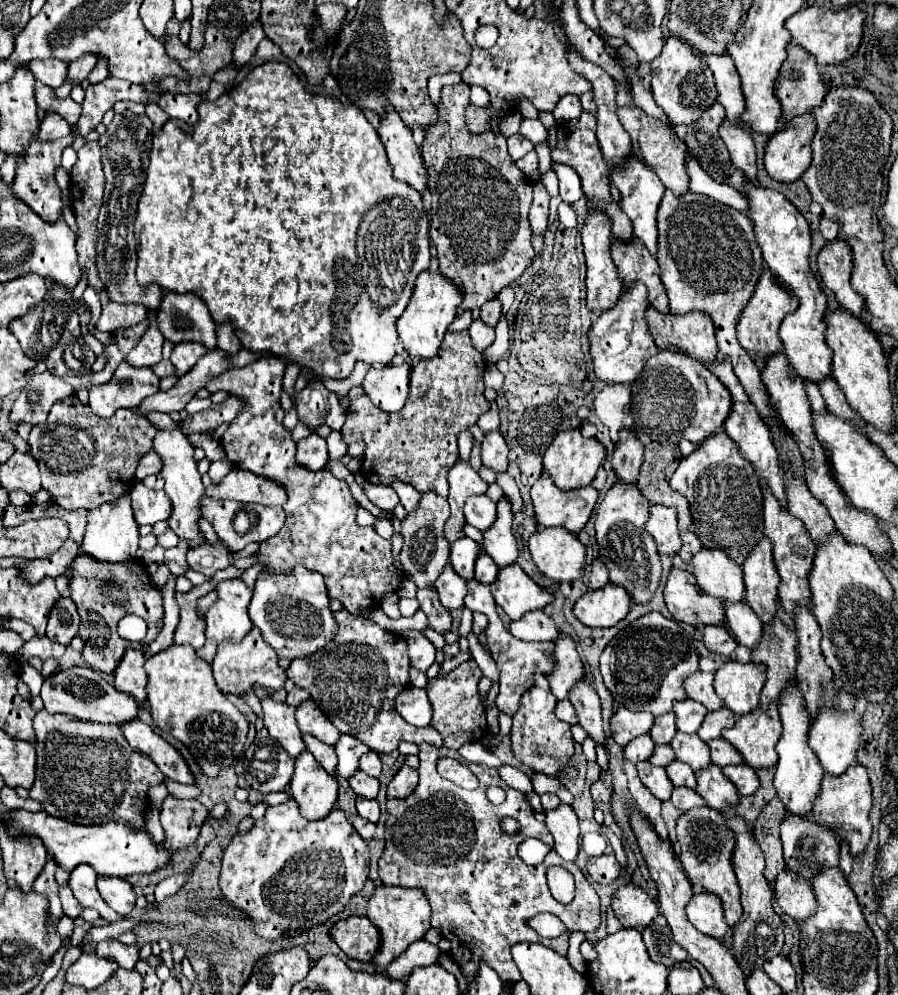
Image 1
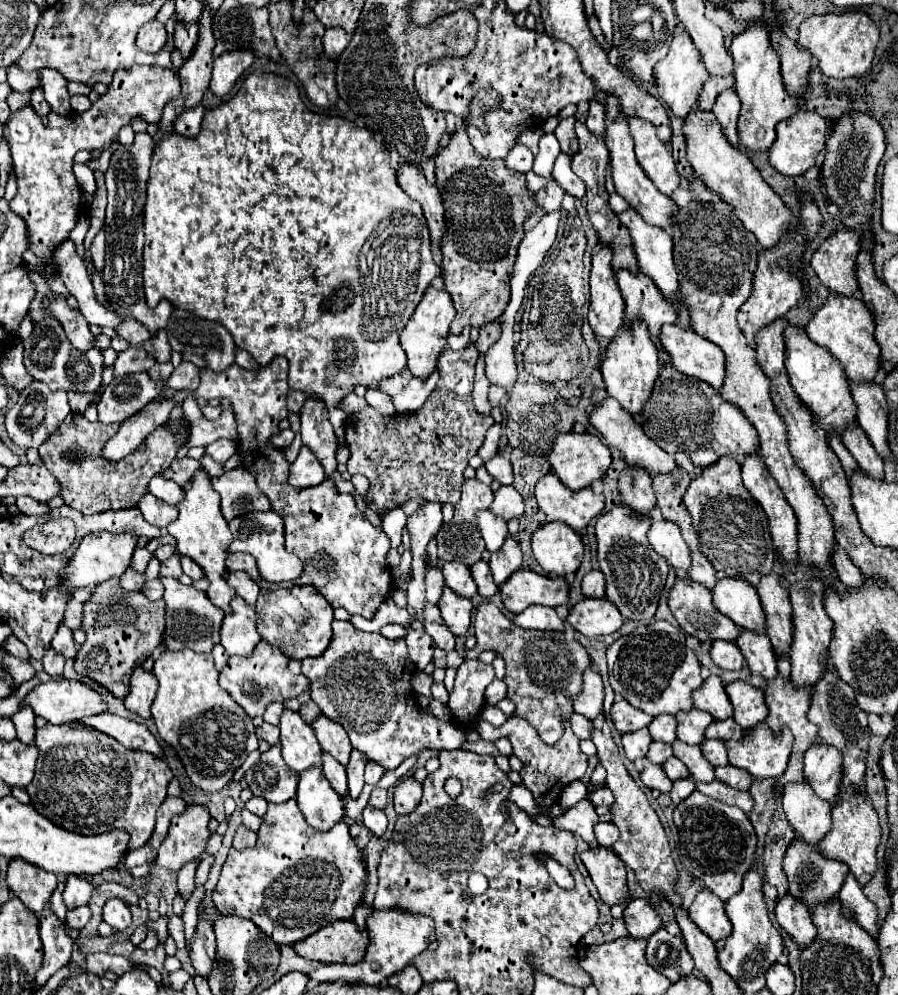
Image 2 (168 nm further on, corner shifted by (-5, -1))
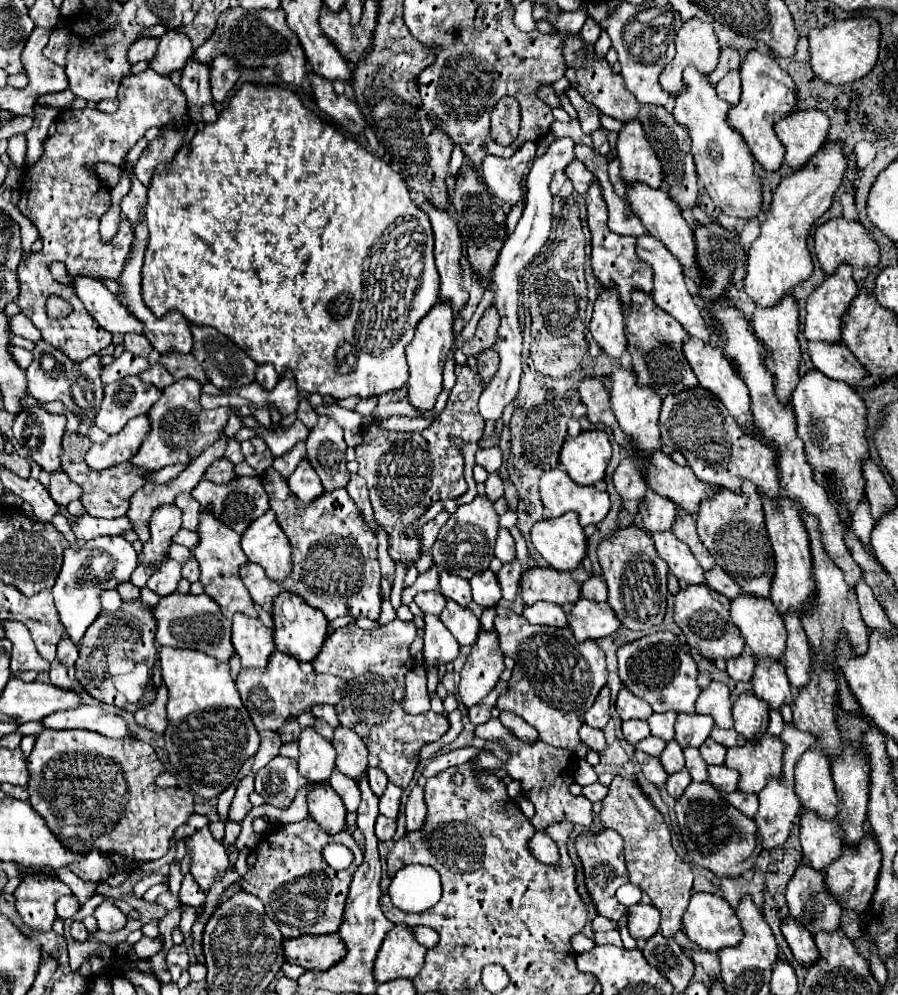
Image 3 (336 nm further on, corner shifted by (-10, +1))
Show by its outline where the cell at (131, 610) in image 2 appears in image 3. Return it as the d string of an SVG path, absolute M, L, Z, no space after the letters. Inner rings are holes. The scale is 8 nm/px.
M137 599L133 603L123 603L115 613L103 611L95 619L95 625L87 629L83 641L79 641L75 677L93 699L133 713L137 709L127 709L127 705L137 705L143 699L155 661L155 621L151 617L151 607L145 607L141 599ZM115 679L121 679L125 689L117 689L117 685L113 683Z

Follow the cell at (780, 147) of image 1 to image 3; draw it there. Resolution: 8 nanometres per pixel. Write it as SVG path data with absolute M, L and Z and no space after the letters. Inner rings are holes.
M805 109L793 111L775 123L775 133L785 145L785 163L791 169L801 169L825 143L829 121L823 111Z

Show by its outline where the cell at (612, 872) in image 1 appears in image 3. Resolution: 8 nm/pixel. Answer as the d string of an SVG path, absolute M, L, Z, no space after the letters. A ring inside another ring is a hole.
M603 827L601 829L585 829L575 839L575 849L581 859L583 873L585 873L585 885L591 895L591 901L597 909L597 915L603 915L611 921L619 921L625 911L625 905L621 905L617 901L615 891L623 883L627 883L627 867L623 861L623 839L613 829L603 829Z

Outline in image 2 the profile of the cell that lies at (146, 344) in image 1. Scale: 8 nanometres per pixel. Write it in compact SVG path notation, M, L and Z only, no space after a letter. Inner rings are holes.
M129 347L117 356L114 375L128 375L136 371L148 371L154 365L154 357L138 347Z

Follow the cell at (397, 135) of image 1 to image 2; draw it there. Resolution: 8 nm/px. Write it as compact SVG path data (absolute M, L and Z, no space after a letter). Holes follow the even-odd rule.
M414 161L400 163L398 185L404 189L404 193L408 193L414 201L422 205L426 223L430 227L430 237L436 245L440 245L440 239L444 235L444 209L436 185L428 183L424 171Z

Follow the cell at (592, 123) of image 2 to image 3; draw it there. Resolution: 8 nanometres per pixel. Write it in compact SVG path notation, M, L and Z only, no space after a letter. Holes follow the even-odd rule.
M601 127L599 131L591 133L591 139L593 139L593 151L597 151L597 153L601 153L603 157L609 159L611 147L609 147L609 143L607 143L607 129Z

